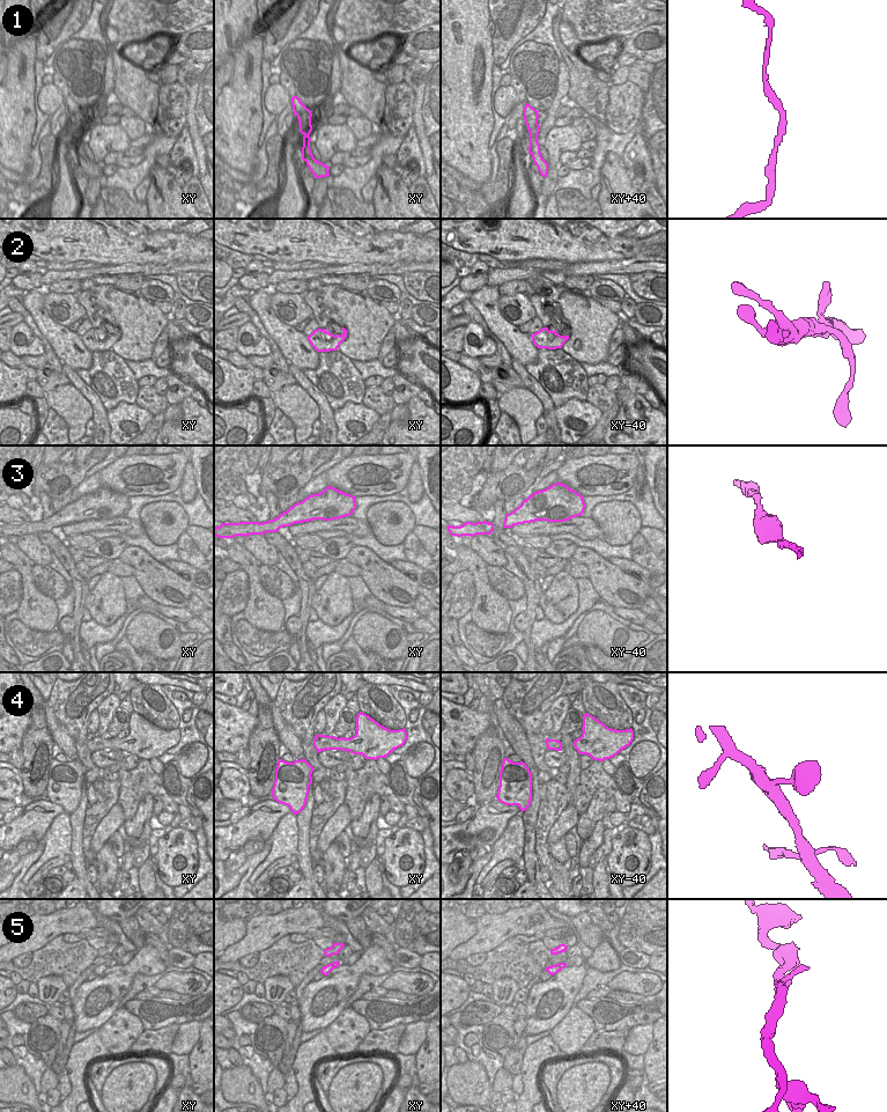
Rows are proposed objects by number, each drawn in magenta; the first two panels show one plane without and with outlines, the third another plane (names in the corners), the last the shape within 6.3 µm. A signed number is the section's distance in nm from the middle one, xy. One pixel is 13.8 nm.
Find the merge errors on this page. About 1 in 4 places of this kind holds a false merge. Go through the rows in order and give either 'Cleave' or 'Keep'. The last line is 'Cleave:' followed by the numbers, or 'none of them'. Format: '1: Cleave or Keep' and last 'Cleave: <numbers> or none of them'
1: Keep
2: Keep
3: Keep
4: Keep
5: Keep
Cleave: none of them

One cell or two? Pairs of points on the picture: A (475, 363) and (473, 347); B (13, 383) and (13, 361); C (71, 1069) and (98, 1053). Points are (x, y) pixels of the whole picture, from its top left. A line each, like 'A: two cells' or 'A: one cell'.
A: two cells
B: two cells
C: one cell

